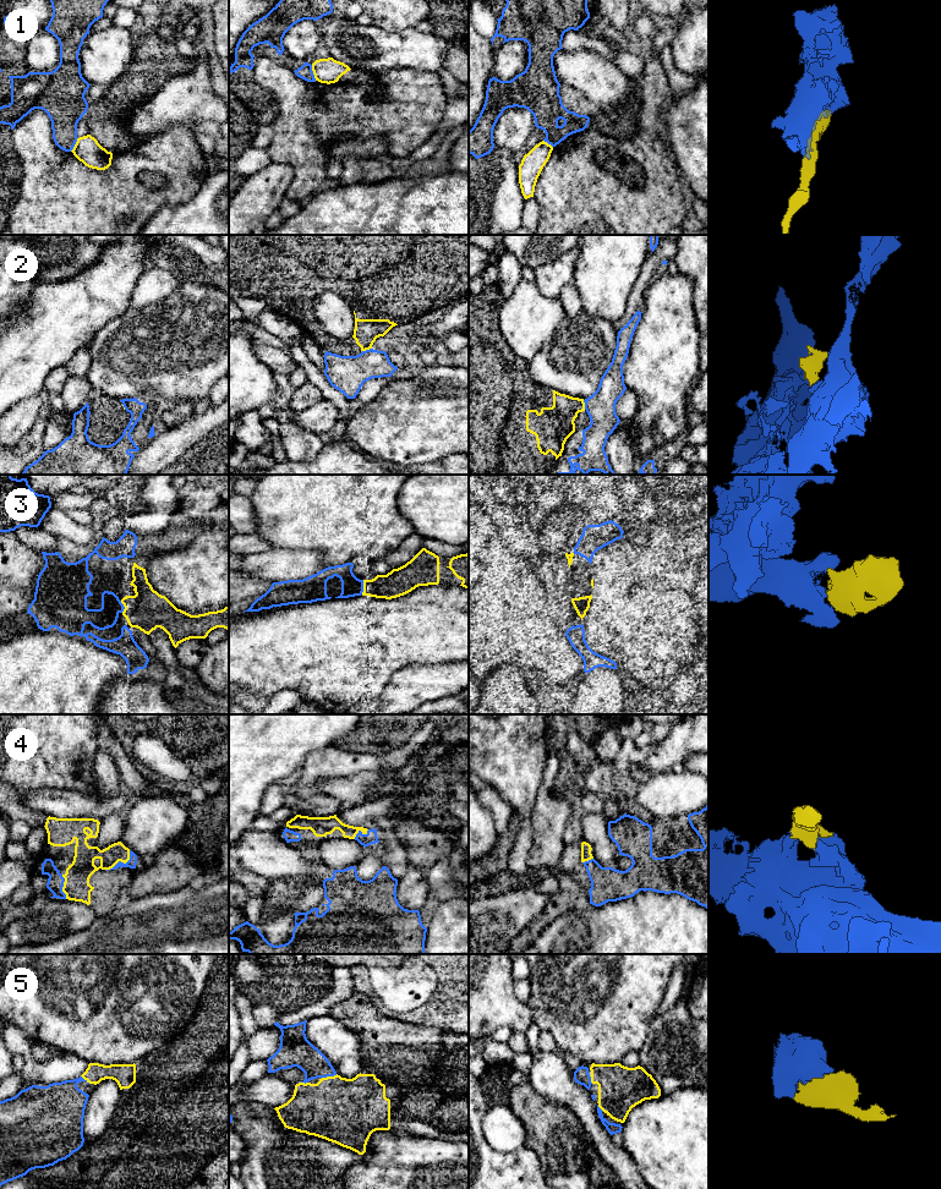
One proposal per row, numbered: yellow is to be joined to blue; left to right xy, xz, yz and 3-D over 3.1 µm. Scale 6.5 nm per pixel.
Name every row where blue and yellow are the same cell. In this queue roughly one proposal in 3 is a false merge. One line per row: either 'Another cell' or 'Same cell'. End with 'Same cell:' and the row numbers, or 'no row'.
1: Another cell
2: Another cell
3: Same cell
4: Same cell
5: Same cell
Same cell: 3, 4, 5

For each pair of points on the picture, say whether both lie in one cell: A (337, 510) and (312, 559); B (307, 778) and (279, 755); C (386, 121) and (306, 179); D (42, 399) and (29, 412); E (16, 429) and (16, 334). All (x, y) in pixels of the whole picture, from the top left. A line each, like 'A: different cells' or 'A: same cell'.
A: different cells
B: different cells
C: same cell
D: same cell
E: different cells

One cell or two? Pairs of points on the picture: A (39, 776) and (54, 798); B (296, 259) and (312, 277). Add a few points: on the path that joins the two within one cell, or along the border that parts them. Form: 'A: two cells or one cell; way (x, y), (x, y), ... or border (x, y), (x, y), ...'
A: two cells; border (76, 790), (39, 788), (28, 794), (22, 801)
B: one cell; way (300, 263), (308, 273)

